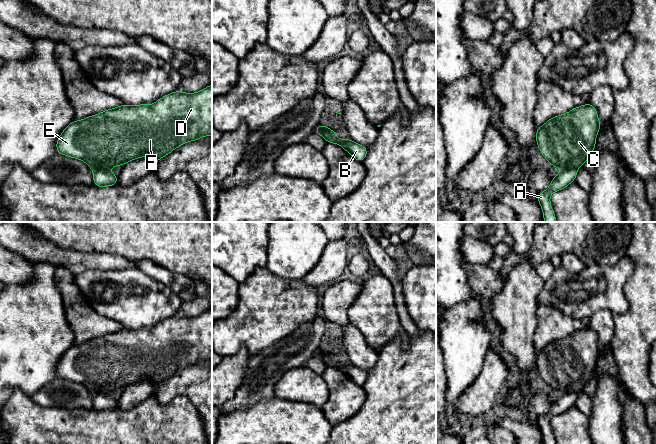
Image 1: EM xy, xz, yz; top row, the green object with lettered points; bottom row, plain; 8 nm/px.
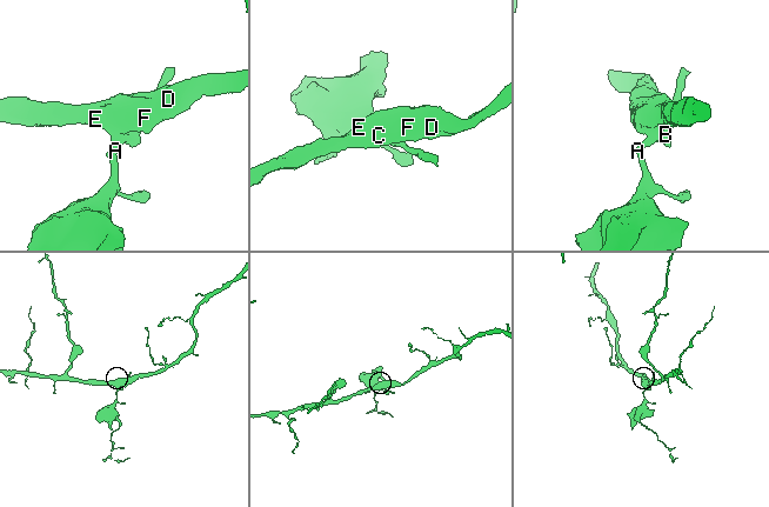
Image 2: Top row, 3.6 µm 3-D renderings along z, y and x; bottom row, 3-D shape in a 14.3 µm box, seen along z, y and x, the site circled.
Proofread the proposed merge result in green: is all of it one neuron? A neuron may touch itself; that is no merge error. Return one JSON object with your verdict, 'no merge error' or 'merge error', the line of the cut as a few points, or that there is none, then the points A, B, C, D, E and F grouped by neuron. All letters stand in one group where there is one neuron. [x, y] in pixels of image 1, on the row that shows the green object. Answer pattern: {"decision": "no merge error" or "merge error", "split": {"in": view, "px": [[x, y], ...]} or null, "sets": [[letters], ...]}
{"decision": "merge error", "split": {"in": "xy", "px": [[105, 168], [97, 168], [93, 171]]}, "sets": [["A", "B"], ["C", "D", "E", "F"]]}

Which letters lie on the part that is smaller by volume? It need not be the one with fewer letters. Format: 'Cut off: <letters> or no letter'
Cut off: A, B

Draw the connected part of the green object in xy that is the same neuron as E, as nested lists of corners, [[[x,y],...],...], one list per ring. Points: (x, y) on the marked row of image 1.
[[[212,84],[196,93],[176,90],[159,98],[154,104],[127,105],[104,110],[82,120],[73,120],[56,141],[57,153],[84,161],[93,171],[125,165],[140,157],[150,158],[155,166],[160,158],[186,142],[212,135]]]

